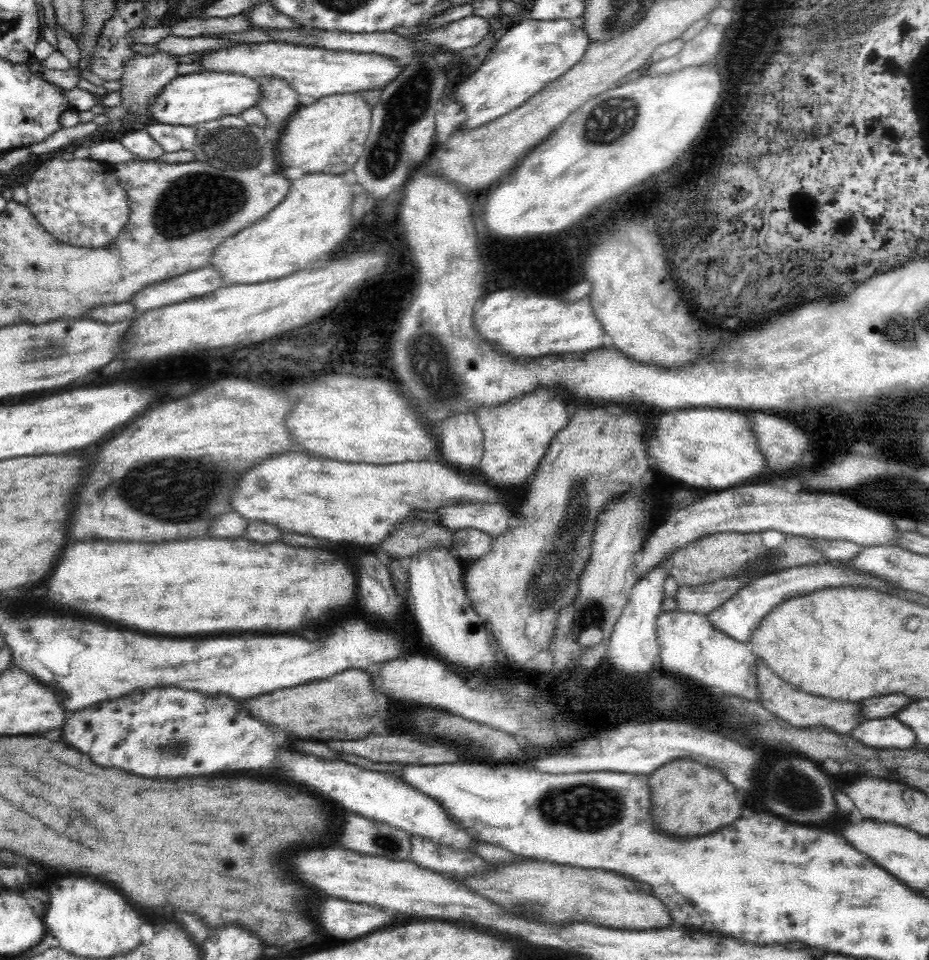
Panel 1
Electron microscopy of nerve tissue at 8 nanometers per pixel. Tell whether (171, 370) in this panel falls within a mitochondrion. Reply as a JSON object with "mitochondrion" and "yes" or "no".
{"mitochondrion":"no"}

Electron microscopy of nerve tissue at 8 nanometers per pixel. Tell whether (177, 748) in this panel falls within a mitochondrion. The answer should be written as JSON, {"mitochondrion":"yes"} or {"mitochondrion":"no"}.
{"mitochondrion":"yes"}

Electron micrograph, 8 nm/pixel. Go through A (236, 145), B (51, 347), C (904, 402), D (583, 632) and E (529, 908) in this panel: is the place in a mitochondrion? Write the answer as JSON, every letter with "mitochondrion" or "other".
{"A":"mitochondrion","B":"mitochondrion","C":"other","D":"mitochondrion","E":"mitochondrion"}

